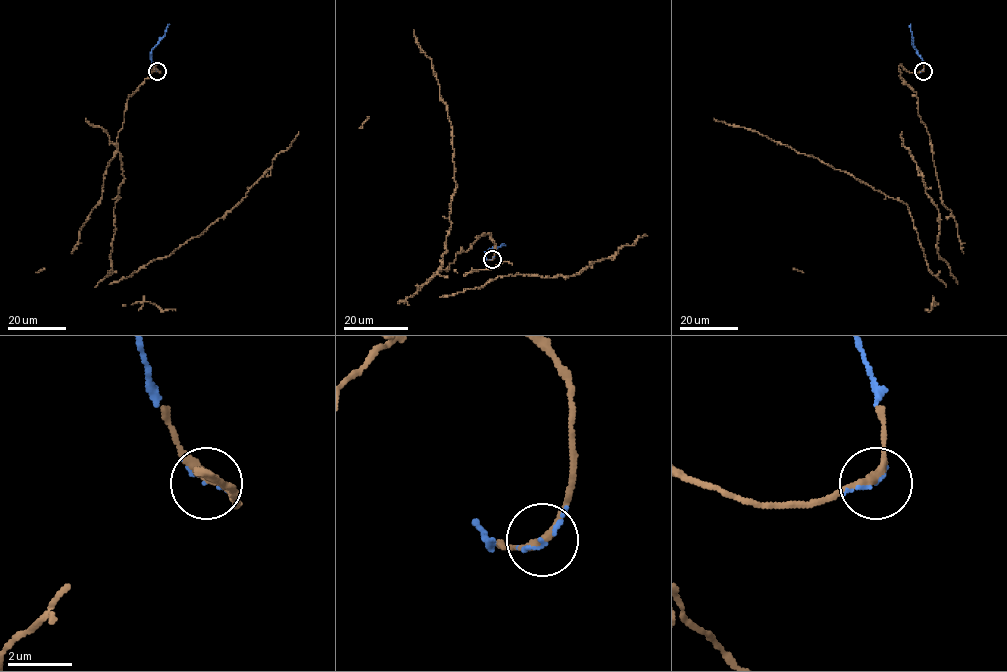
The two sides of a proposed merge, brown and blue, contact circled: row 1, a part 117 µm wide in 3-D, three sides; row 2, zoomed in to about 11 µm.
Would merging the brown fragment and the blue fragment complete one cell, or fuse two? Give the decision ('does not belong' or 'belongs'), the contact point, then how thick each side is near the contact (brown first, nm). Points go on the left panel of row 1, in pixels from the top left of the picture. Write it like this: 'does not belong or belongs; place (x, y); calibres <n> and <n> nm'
belongs; place (157, 71); calibres 240 and 110 nm

